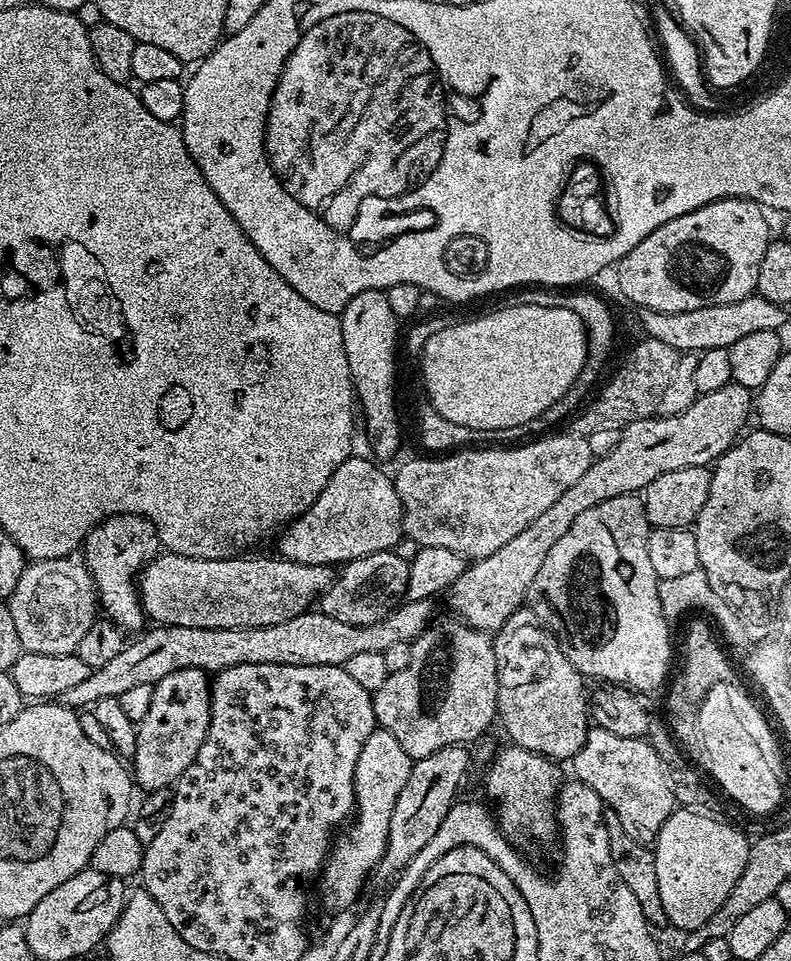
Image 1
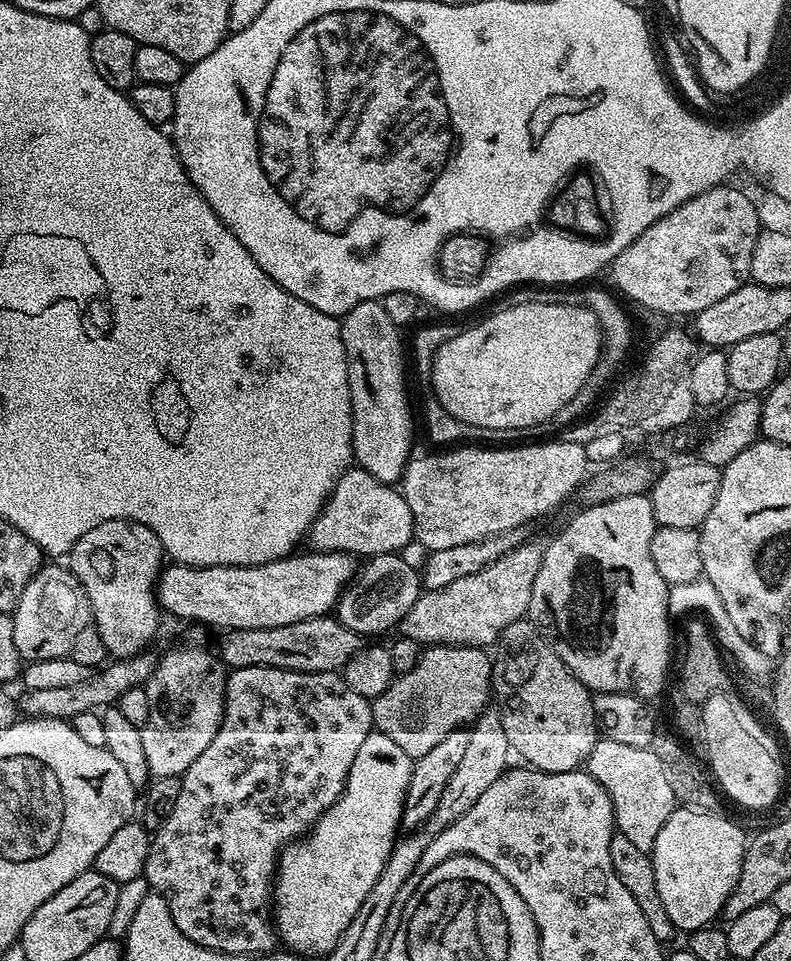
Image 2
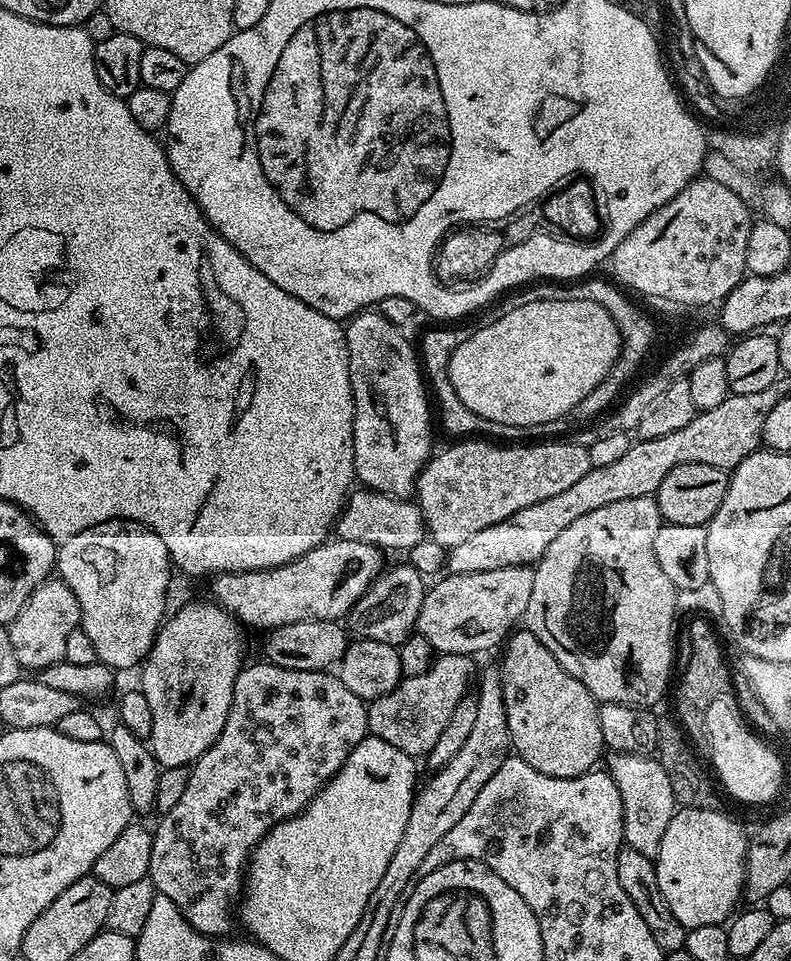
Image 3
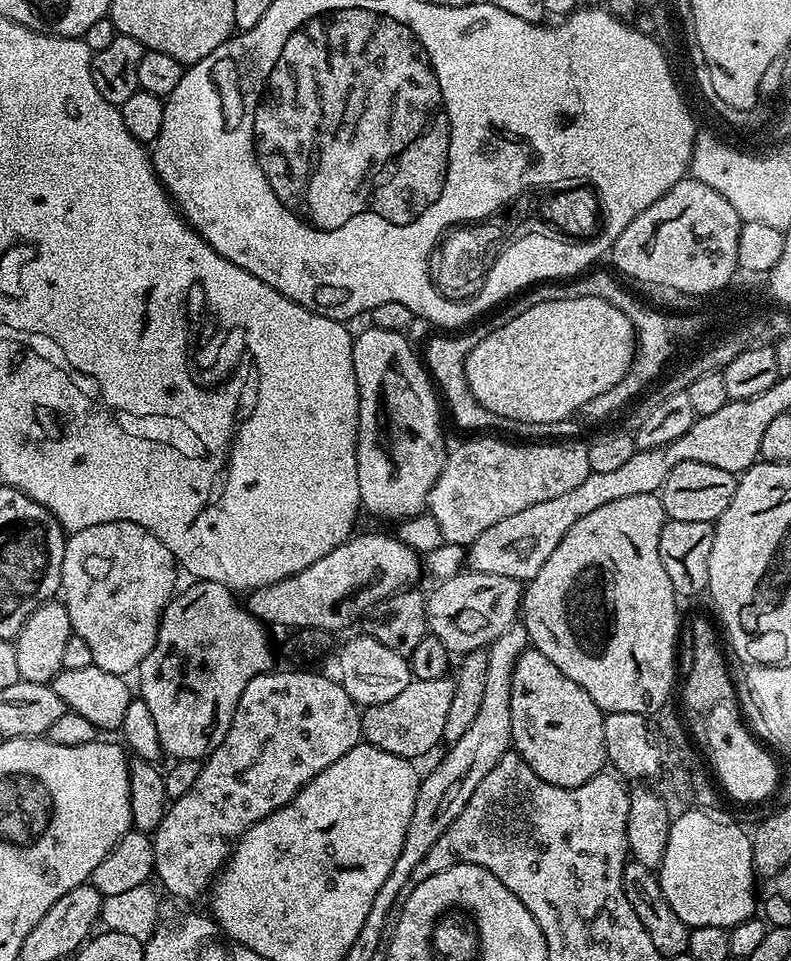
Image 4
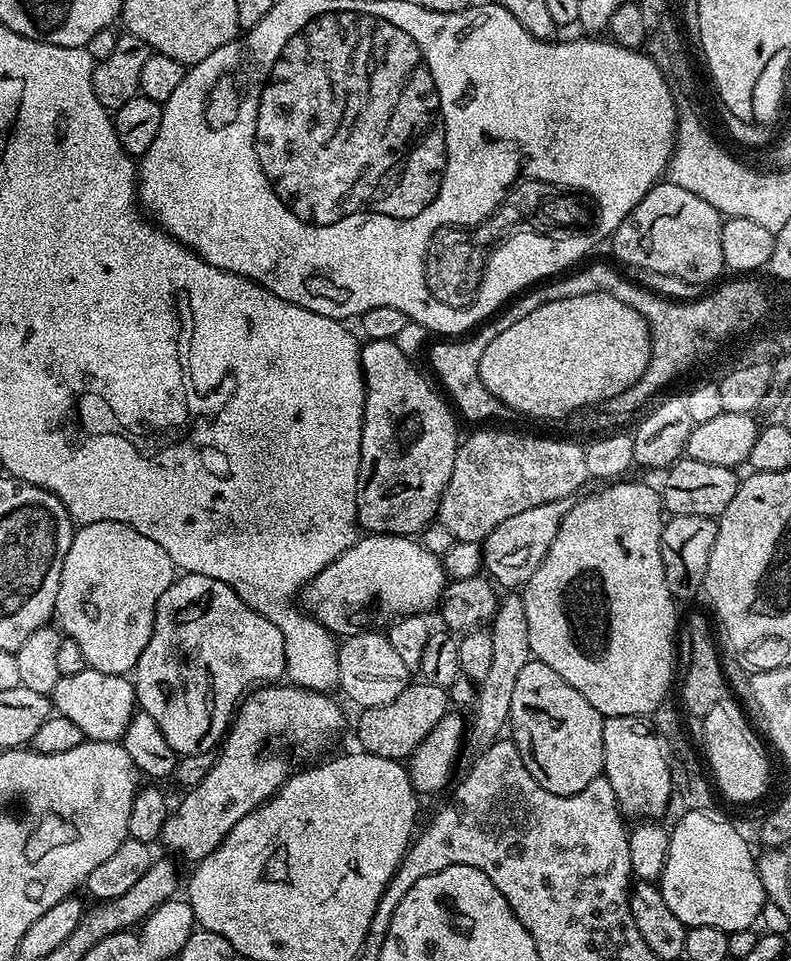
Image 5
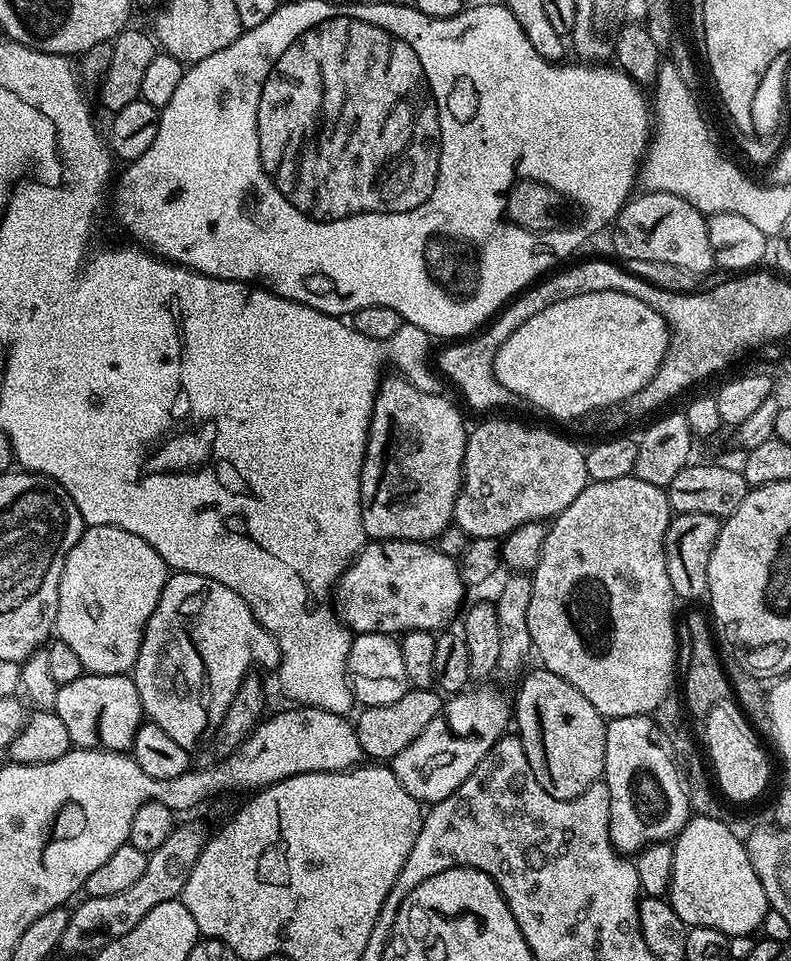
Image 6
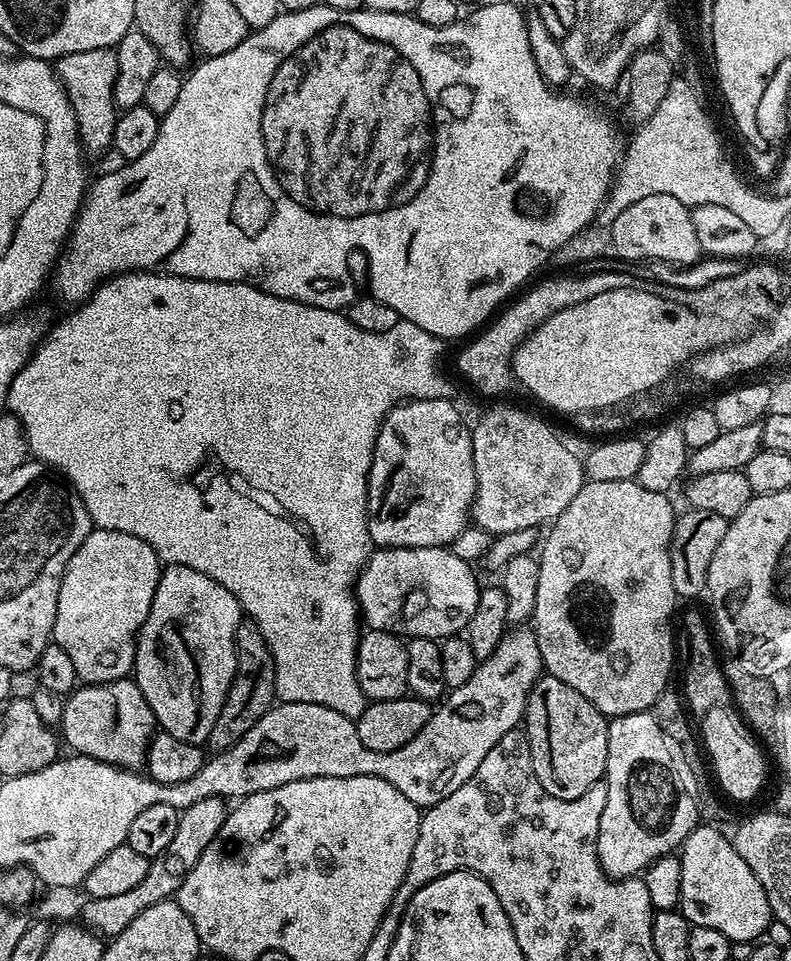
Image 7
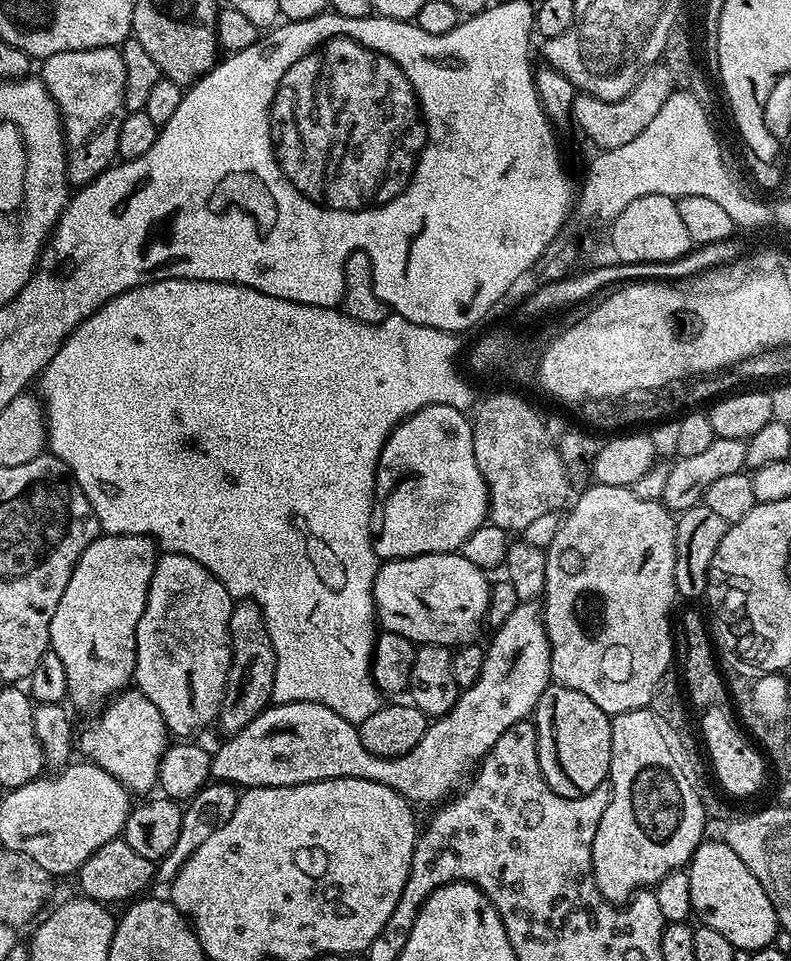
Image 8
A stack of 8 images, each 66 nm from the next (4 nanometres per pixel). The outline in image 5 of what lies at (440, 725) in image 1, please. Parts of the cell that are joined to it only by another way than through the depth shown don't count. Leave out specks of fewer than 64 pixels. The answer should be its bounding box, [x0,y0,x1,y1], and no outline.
[356,682,450,761]

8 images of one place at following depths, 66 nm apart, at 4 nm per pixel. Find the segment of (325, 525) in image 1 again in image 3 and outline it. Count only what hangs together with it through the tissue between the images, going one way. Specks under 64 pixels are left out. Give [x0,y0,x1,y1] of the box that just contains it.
[334,486,426,554]

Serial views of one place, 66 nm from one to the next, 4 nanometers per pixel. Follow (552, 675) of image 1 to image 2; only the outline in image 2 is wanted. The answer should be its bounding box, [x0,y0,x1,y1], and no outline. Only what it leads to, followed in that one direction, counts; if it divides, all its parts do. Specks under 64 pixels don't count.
[492,618,598,772]

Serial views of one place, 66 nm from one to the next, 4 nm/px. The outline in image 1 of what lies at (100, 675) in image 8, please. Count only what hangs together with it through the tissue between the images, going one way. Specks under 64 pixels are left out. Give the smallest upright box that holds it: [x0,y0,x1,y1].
[82,514,161,634]

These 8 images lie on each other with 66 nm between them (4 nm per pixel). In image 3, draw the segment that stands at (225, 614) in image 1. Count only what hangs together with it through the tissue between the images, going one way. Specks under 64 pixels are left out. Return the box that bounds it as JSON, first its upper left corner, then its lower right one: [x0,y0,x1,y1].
[211,538,385,630]

